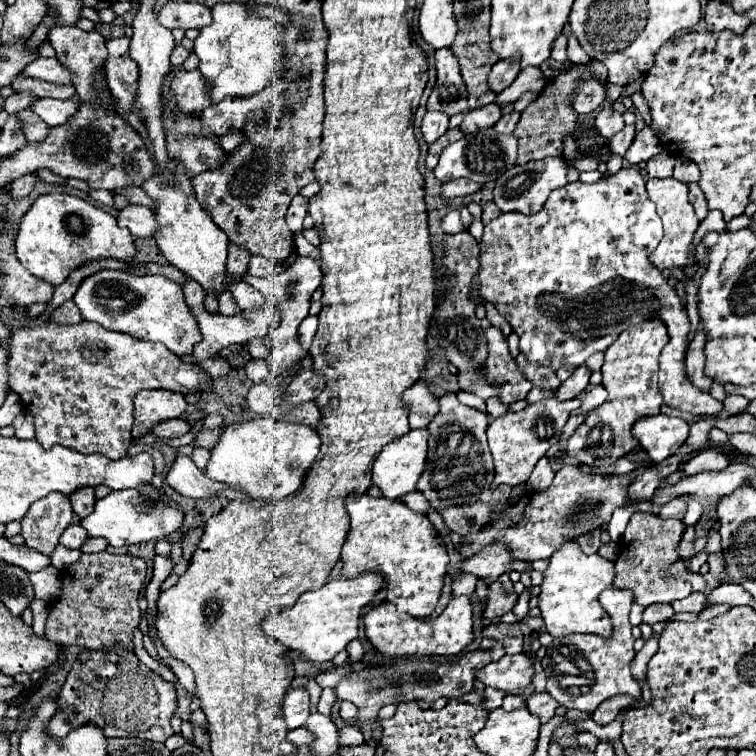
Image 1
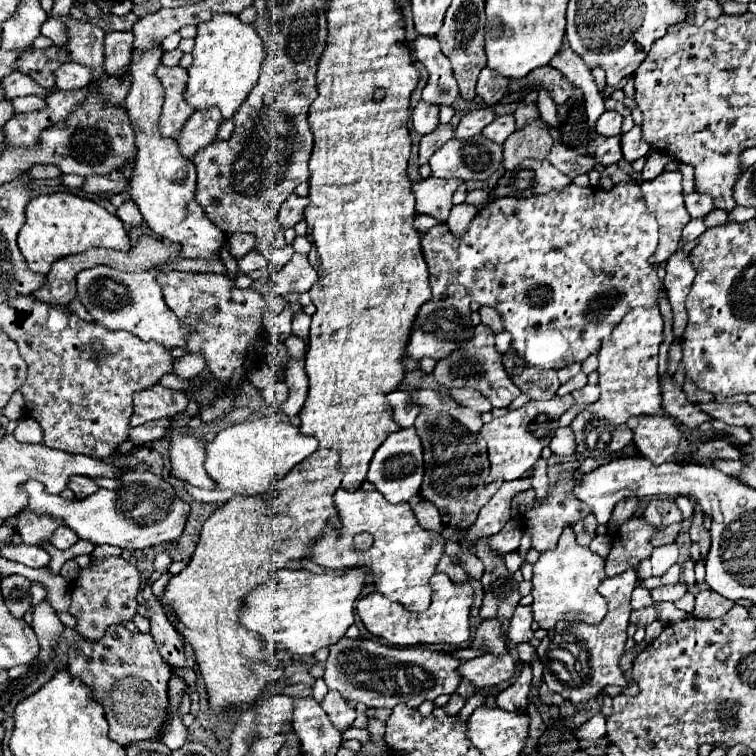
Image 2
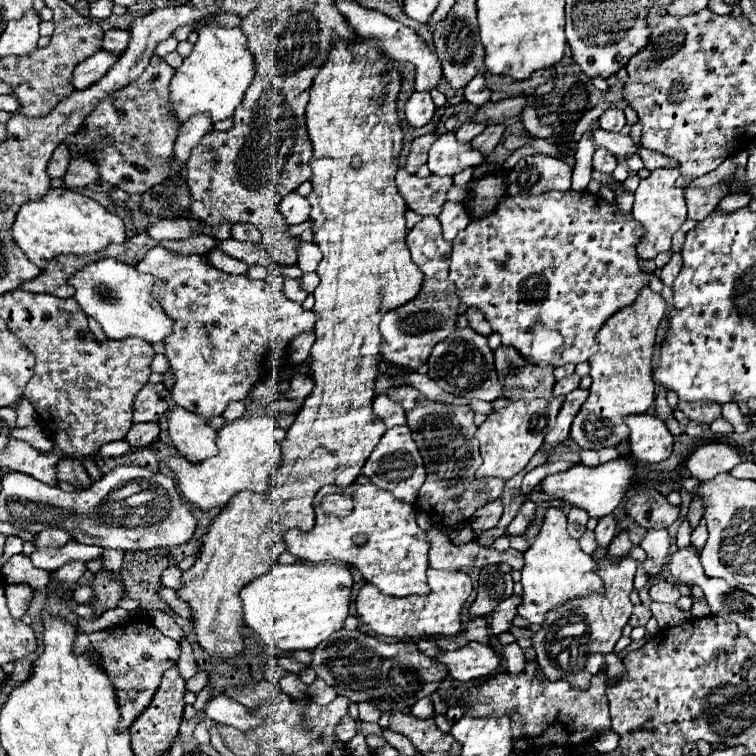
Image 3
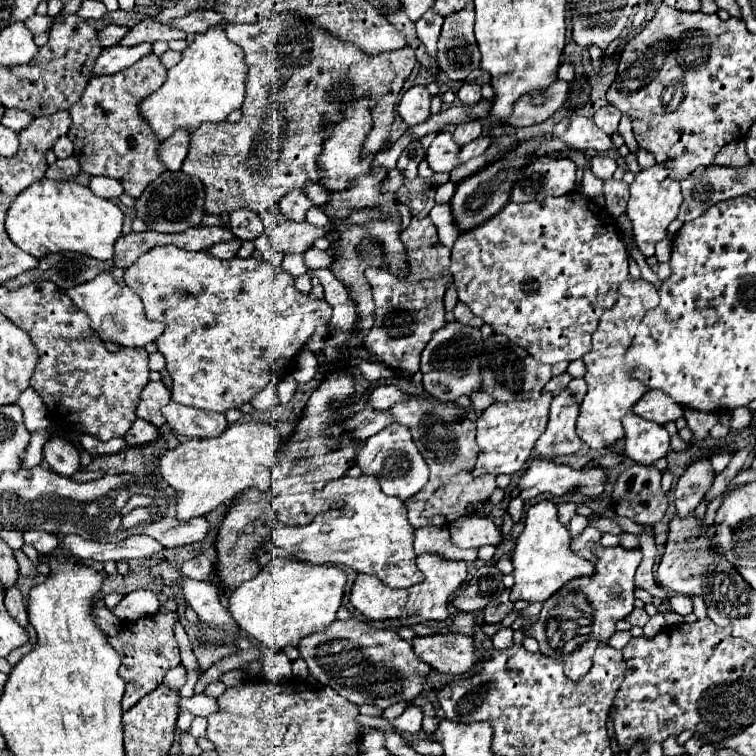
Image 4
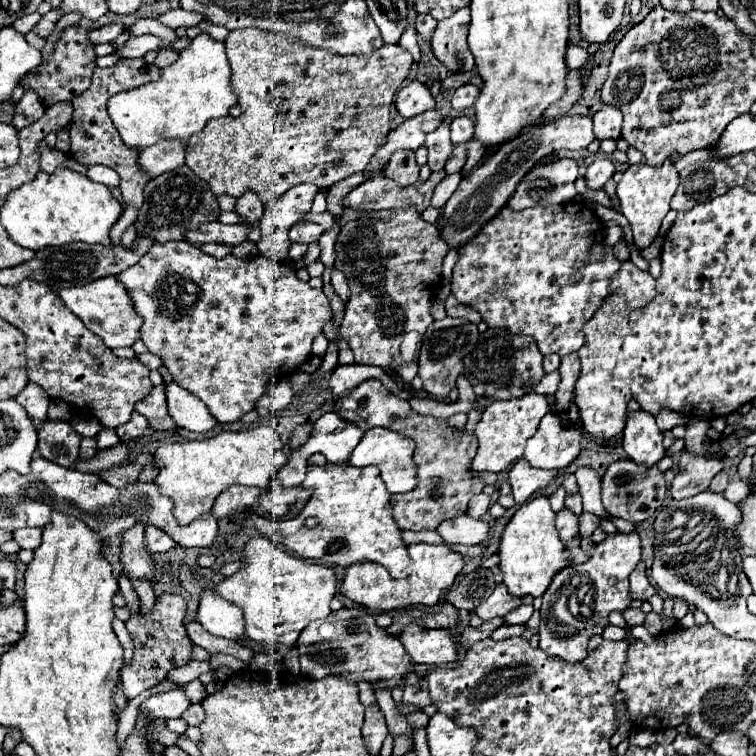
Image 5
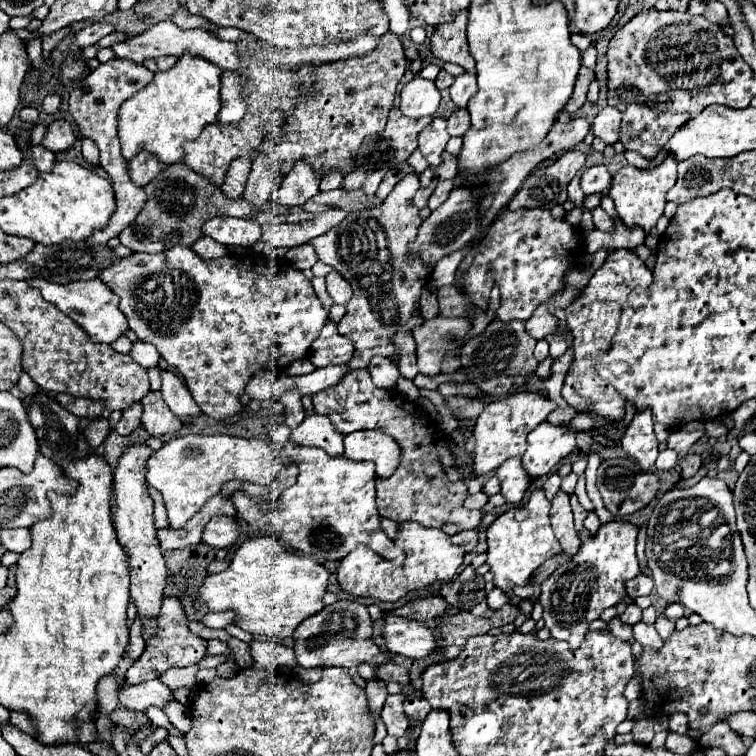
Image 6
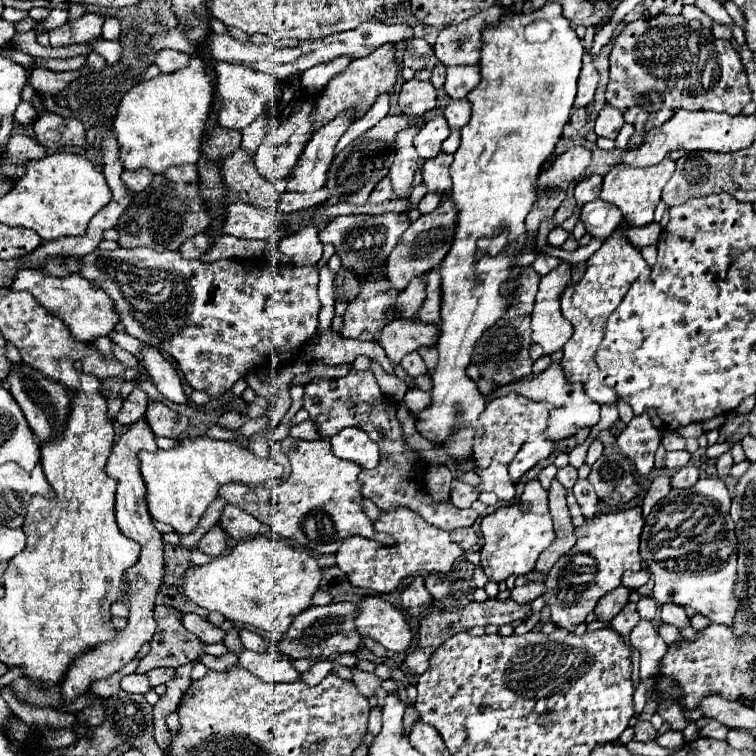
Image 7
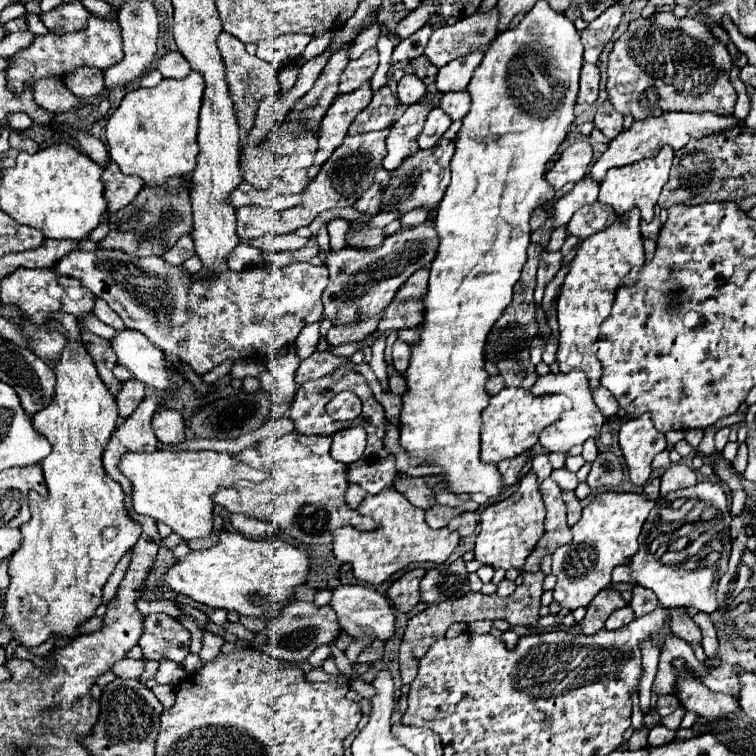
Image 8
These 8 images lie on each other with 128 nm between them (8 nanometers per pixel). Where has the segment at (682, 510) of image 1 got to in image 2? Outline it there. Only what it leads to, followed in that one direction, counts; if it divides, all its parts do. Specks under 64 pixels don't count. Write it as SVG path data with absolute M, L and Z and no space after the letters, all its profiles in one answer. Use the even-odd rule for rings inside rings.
M664 498L664 500L650 500L646 512L644 512L644 518L654 524L656 528L664 528L664 526L670 526L674 522L682 522L682 512L678 510L674 498Z

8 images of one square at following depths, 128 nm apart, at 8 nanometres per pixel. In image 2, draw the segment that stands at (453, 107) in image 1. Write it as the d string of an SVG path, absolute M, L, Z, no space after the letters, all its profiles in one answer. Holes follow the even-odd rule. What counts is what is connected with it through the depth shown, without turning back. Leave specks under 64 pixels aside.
M418 36L414 42L416 58L428 68L430 78L422 92L422 100L438 106L452 106L460 96L450 60L440 52L436 38Z

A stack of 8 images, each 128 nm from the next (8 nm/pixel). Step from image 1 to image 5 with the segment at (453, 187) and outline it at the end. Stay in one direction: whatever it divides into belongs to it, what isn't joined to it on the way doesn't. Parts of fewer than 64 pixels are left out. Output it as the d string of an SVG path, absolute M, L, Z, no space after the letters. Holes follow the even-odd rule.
M432 172L428 180L418 180L410 186L400 186L394 180L388 180L384 174L378 174L358 188L354 188L346 198L344 206L356 210L382 210L382 208L408 208L414 206L420 214L430 206L432 192L436 184L446 176L446 172Z

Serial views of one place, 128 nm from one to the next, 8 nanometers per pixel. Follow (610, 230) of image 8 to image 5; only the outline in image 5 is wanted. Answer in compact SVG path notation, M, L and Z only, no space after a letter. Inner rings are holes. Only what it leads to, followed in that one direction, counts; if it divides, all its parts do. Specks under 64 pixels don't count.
M622 262L616 280L612 280L610 284L610 296L604 300L604 304L598 308L592 320L588 320L584 326L586 342L578 350L582 362L582 374L576 382L576 404L580 408L580 420L584 432L594 438L610 440L624 430L626 406L632 394L620 392L612 386L612 368L616 366L616 354L622 346L622 338L628 334L628 312L644 308L644 304L654 300L654 296L656 296L654 278L648 272L638 270L632 262Z

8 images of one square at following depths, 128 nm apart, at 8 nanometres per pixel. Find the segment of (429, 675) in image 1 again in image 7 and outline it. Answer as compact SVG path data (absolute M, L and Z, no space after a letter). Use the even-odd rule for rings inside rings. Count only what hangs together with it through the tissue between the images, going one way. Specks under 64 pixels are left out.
M350 602L312 606L296 616L296 620L290 624L284 640L276 644L276 650L286 654L292 660L298 660L298 658L308 658L308 660L318 658L320 660L320 658L330 658L332 654L358 652L362 646L362 638L356 632L354 616L356 616L356 604L350 604Z

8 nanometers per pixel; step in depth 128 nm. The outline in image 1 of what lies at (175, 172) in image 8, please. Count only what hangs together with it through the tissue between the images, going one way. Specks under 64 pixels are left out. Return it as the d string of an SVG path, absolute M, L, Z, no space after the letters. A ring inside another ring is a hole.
M240 2L216 4L212 8L212 24L202 28L200 36L194 40L194 54L200 58L198 70L212 84L212 102L220 102L228 96L246 98L260 92L270 76L284 68L282 26L272 18L256 16Z

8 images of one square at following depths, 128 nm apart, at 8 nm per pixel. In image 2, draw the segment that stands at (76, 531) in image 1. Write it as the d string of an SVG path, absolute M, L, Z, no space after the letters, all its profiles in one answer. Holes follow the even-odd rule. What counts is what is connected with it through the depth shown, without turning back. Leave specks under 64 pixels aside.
M60 526L60 528L54 532L54 536L52 536L52 544L54 544L56 548L60 548L60 550L66 550L66 548L74 546L78 540L80 540L80 538L78 538L70 528L64 528L64 526Z

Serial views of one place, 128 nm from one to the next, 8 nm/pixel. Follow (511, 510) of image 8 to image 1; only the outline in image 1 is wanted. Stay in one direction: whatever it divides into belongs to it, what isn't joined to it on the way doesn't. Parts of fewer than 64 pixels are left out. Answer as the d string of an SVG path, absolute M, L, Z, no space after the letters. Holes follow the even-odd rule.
M576 540L566 542L552 558L550 566L544 572L544 582L540 586L540 610L546 624L548 634L560 638L568 634L598 634L598 636L612 636L612 620L604 612L604 608L598 602L598 596L604 588L612 586L612 580L616 576L614 562L592 554L586 556Z

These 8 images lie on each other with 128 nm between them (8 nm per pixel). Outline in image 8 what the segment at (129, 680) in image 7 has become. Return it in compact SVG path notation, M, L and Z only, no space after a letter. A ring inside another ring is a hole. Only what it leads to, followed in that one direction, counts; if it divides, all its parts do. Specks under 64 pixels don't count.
M126 658L126 660L120 660L120 664L114 664L114 666L116 668L112 668L112 670L120 678L136 678L138 680L142 676L142 672L144 672L144 662L142 660Z

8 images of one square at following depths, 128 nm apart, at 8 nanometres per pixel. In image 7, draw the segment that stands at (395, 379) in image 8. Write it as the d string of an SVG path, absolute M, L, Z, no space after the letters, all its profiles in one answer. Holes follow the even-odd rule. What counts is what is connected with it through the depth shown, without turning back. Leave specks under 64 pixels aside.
M408 388L403 401L413 414L417 414L431 404L431 396L419 388Z

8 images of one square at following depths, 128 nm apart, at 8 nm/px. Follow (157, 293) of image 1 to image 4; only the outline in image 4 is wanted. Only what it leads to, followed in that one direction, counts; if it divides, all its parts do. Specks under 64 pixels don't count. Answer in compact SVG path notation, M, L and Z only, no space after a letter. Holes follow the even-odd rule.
M102 272L94 280L74 286L74 304L86 312L86 316L92 322L92 330L104 340L114 342L120 346L146 346L154 342L162 332L164 324L152 322L146 318L144 304L136 292L124 282L124 276L116 278L114 272Z

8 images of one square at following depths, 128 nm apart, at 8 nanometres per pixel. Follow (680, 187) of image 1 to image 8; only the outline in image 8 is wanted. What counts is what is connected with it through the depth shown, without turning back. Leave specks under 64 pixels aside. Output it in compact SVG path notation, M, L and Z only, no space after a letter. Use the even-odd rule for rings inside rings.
M662 148L656 158L640 160L636 164L624 166L624 168L612 168L612 172L608 172L608 176L604 176L604 180L600 184L598 202L612 206L616 210L616 214L624 214L632 208L638 208L640 214L642 214L642 220L650 222L652 216L654 216L654 206L658 202L660 190L668 180L672 158L674 158L674 150L672 148Z

